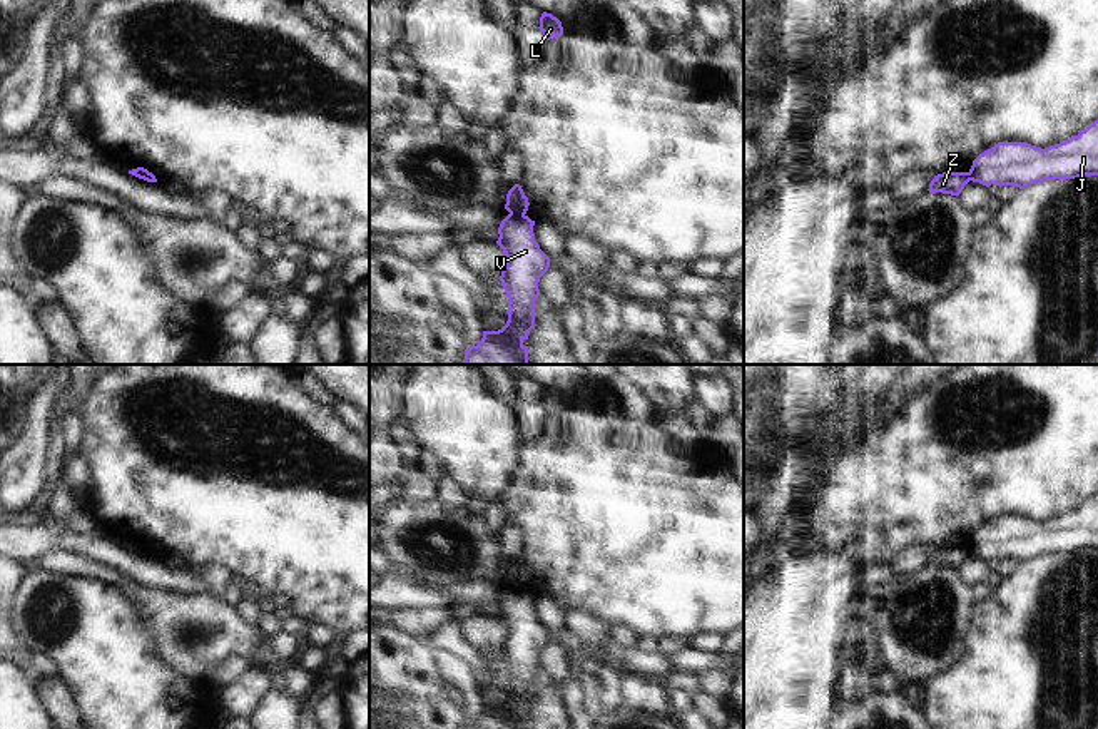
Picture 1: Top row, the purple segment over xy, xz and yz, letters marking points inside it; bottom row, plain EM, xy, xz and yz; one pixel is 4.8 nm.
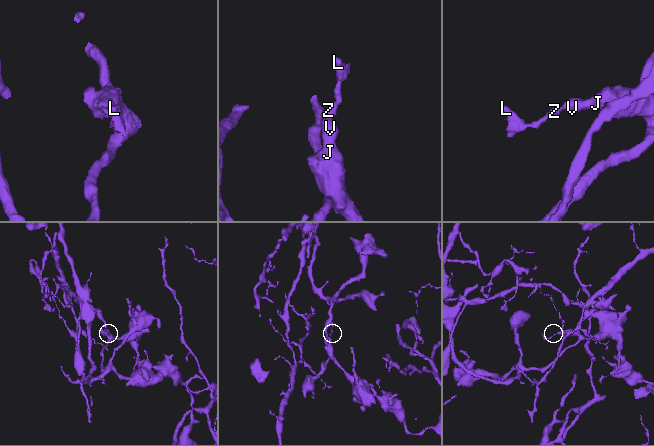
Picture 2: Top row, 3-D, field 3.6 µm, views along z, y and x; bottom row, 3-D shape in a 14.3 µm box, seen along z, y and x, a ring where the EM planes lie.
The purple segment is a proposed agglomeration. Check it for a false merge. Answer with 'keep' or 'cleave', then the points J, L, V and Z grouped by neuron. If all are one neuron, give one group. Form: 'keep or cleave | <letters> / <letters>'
cleave | J V / L Z

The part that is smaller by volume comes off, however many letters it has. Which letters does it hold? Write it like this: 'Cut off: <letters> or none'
Cut off: L, Z

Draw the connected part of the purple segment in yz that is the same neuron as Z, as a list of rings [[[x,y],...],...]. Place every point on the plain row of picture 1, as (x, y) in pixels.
[[[943,547],[934,550],[928,565],[959,570],[968,557],[969,557],[968,547]]]

